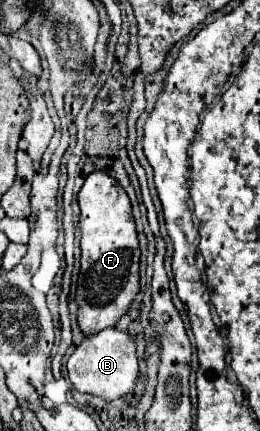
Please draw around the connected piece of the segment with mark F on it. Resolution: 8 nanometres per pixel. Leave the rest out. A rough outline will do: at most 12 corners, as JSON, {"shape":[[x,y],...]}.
{"shape":[[85,178],[79,326],[115,326],[139,292],[131,200]]}

